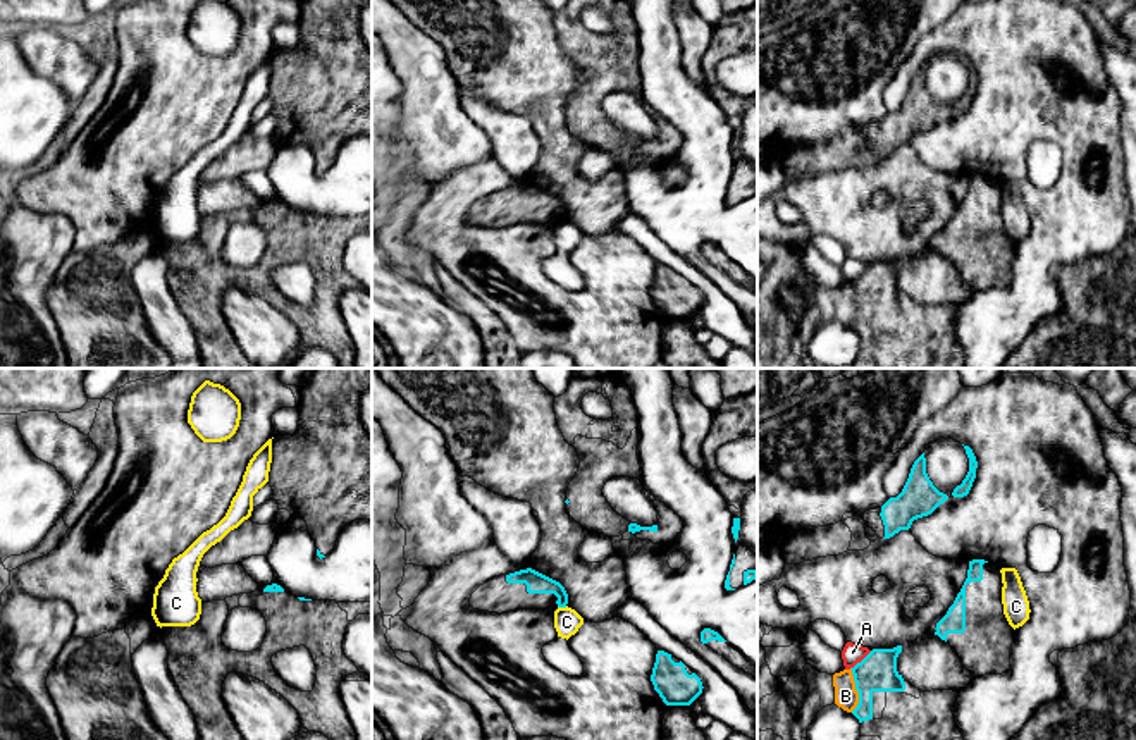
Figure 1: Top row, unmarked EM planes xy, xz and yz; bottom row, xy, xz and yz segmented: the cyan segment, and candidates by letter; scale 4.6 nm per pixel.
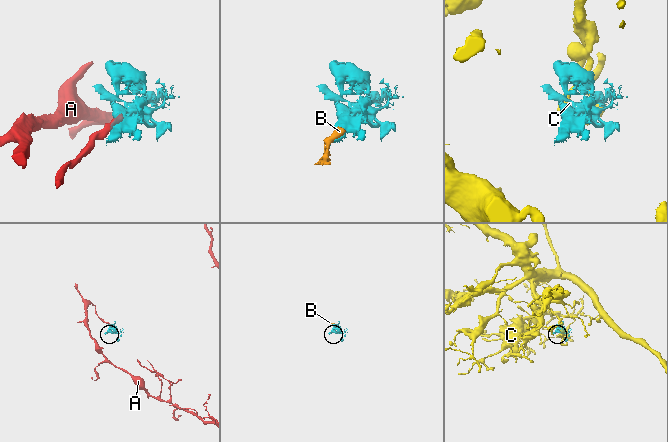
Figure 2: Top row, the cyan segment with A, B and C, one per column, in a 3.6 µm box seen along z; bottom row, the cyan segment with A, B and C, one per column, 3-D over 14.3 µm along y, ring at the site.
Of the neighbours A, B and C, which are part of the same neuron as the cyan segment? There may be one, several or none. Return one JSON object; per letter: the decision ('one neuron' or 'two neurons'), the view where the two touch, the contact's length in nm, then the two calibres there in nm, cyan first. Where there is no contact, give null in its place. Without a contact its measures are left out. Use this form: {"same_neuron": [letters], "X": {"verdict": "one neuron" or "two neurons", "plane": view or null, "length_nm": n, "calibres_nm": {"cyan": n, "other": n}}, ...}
{"same_neuron": ["B"], "A": {"verdict": "two neurons", "plane": "yz", "length_nm": 140, "calibres_nm": {"cyan": 180, "other": 90}}, "B": {"verdict": "one neuron", "plane": "yz", "length_nm": 200, "calibres_nm": {"cyan": 180, "other": 110}}, "C": {"verdict": "two neurons", "plane": "xz", "length_nm": 50, "calibres_nm": {"cyan": 100, "other": 130}}}

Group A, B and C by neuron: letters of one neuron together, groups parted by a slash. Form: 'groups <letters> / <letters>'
groups A / B / C

